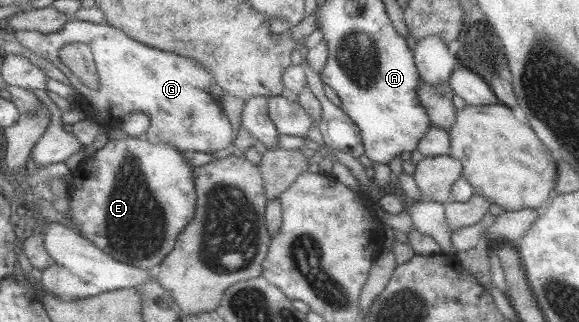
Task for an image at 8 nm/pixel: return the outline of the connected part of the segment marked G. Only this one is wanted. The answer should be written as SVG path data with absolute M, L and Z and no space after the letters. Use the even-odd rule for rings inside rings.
M71 19L56 33L17 31L17 34L26 47L55 63L70 78L72 86L82 96L79 104L82 111L102 127L116 127L130 114L140 112L152 119L146 138L154 145L171 143L184 153L213 154L228 149L237 140L230 117L212 93L217 77L199 59L142 43L108 22ZM77 41L92 47L100 75L98 90L90 89L62 63L62 49Z

